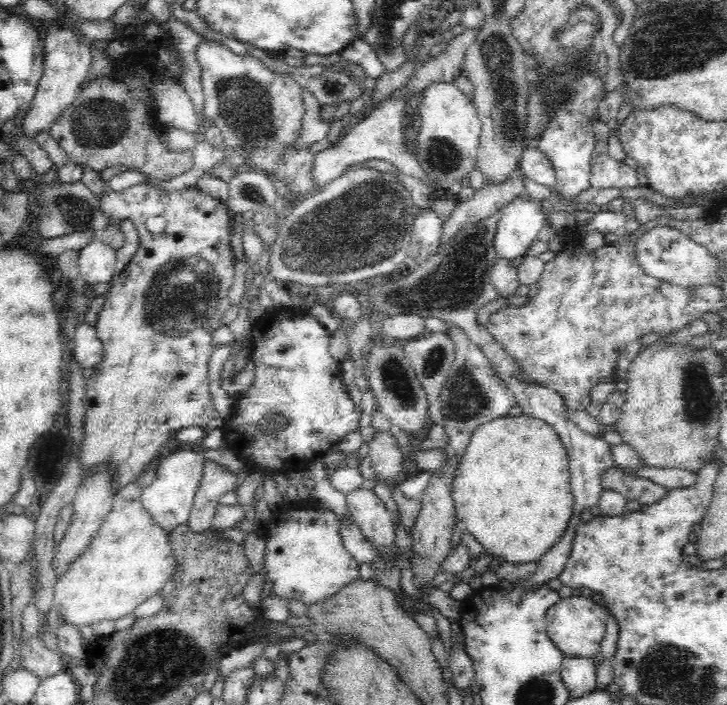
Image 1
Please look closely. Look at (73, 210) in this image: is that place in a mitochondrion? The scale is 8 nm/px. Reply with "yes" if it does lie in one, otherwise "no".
yes

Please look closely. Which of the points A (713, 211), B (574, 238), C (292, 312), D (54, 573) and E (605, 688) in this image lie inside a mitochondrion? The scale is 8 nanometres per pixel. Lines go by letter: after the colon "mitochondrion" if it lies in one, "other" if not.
A: other
B: other
C: other
D: other
E: other

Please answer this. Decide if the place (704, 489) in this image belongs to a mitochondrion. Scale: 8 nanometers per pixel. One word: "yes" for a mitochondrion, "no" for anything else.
no

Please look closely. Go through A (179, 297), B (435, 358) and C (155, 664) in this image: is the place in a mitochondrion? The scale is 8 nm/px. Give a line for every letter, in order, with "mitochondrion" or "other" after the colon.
A: mitochondrion
B: mitochondrion
C: mitochondrion

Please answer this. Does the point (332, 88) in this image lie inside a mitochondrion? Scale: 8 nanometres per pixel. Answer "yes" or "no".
no

